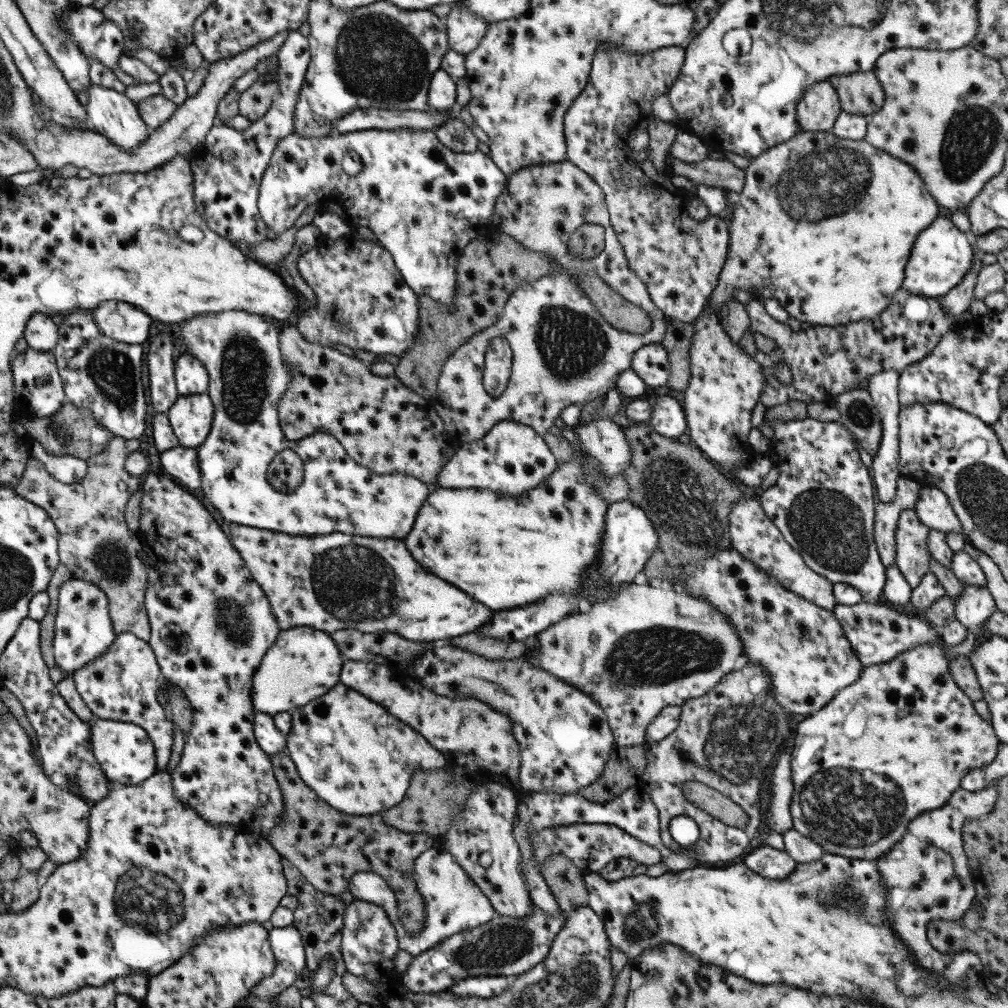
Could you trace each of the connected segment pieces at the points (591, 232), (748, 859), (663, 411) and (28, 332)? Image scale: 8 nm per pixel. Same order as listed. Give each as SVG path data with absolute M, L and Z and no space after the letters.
M587 222L571 232L567 249L569 253L589 259L601 252L604 247L604 228L594 222Z
M766 845L744 856L742 864L763 878L781 880L789 877L796 863L784 852Z
M669 394L659 395L655 398L651 410L651 419L648 422L651 429L670 439L684 438L687 431L685 414L675 398Z
M33 312L25 322L22 337L33 350L51 352L57 344L58 326L51 321L49 315Z

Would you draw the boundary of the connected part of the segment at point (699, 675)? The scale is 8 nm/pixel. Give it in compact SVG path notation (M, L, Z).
M652 579L651 584L631 582L615 595L557 621L535 636L538 649L527 648L523 656L535 667L591 697L605 713L614 744L619 747L645 744L645 729L663 707L681 706L685 699L700 697L715 687L721 676L747 663L741 651L743 645L725 613L717 611L707 599L675 590L668 581L659 579Z

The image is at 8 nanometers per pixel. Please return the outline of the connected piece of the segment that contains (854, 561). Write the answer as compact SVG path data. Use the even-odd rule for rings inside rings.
M767 417L769 422L773 422L773 436L770 438L772 446L771 451L774 453L775 462L773 465L779 469L779 476L775 481L775 484L765 491L757 493L757 498L759 498L761 503L761 509L765 515L772 520L773 525L779 529L783 540L787 544L791 545L791 548L801 555L803 562L807 567L809 567L813 572L818 575L824 576L832 584L837 584L843 582L843 584L849 584L853 586L855 590L859 590L859 594L864 597L867 602L879 603L883 601L883 586L885 584L885 571L884 566L881 564L878 552L876 551L876 546L874 543L873 536L873 504L875 502L875 497L873 494L874 487L872 484L870 471L861 463L859 459L859 452L857 451L857 446L855 441L853 441L853 435L849 433L838 421L817 421L813 418L805 418L803 420L775 420L773 417Z

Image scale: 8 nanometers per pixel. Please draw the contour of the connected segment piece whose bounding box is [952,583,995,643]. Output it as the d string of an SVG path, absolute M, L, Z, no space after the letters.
M963 583L963 592L952 600L955 619L963 624L966 631L973 633L976 643L985 639L985 635L982 637L983 624L995 611L995 605L993 605L995 601L987 588L969 586L969 584Z

